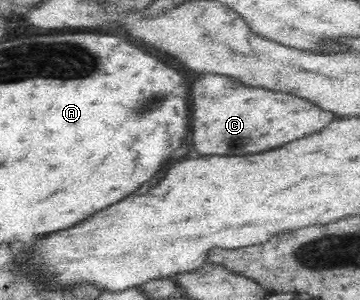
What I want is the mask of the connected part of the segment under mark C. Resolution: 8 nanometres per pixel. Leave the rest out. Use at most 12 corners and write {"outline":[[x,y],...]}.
{"outline":[[227,75],[191,87],[195,155],[247,155],[335,116]]}

